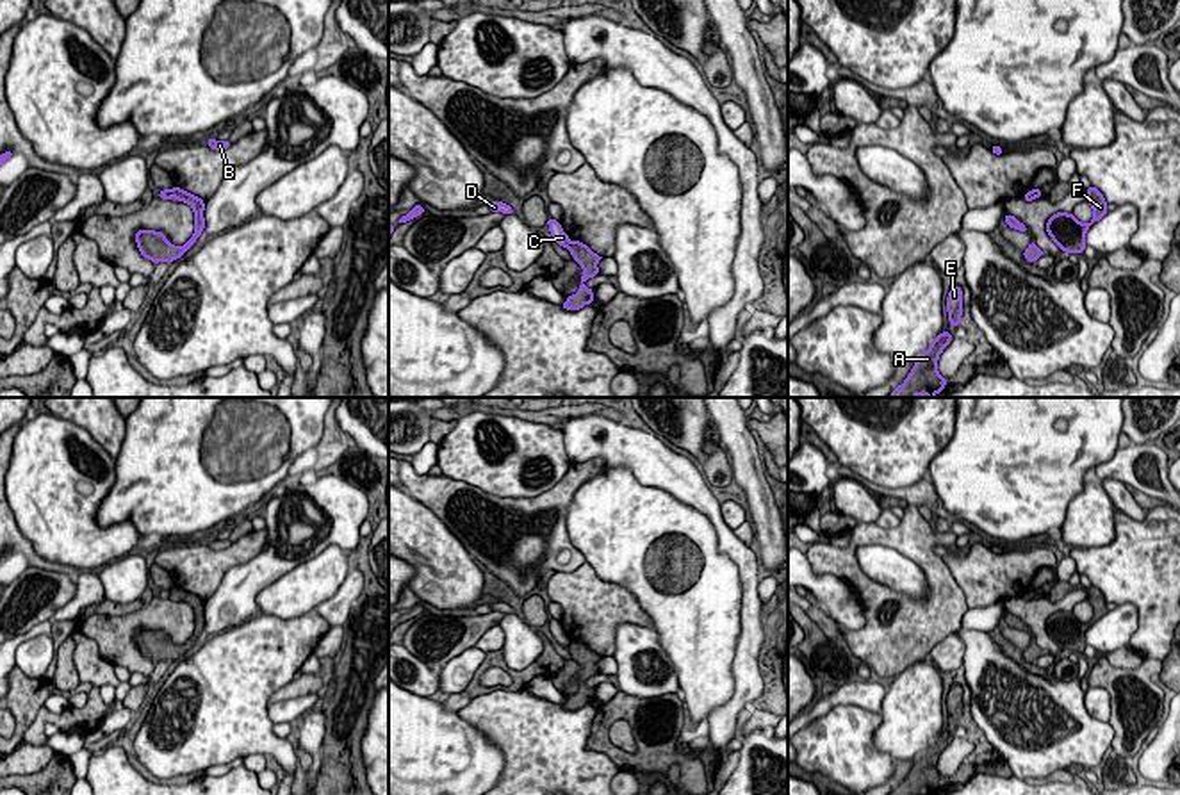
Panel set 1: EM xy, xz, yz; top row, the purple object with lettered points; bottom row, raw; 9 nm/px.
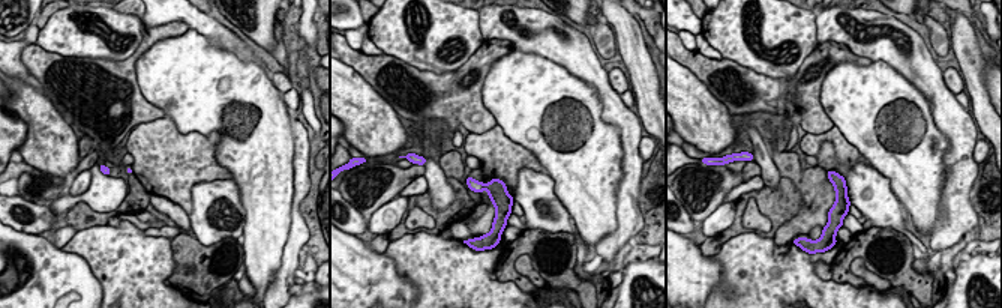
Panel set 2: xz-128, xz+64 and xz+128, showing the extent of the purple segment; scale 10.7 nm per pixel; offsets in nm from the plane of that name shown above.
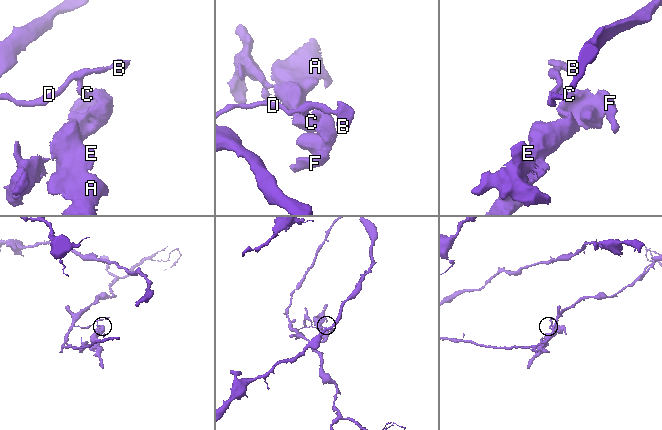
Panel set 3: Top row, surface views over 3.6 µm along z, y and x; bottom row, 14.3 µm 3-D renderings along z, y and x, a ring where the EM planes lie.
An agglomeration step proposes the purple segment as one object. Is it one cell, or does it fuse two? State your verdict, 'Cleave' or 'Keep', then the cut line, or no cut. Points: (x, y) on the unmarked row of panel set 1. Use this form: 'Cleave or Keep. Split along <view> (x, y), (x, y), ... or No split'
Cleave. Split along xz (573, 642), (567, 647)

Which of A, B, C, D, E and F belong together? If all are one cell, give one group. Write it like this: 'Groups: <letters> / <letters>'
Groups: A E F / B C D

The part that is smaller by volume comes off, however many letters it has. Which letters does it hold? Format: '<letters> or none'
A, E, F

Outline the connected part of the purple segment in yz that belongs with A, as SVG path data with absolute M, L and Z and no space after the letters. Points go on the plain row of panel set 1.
M939 733L916 759L902 784L891 790L893 795L936 795L946 786L946 777L938 770L938 759L950 743L952 733Z

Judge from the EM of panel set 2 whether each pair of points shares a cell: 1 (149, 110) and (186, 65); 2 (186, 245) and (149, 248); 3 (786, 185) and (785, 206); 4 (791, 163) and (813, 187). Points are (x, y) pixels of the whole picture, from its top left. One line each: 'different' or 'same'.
1: different
2: different
3: same
4: same

